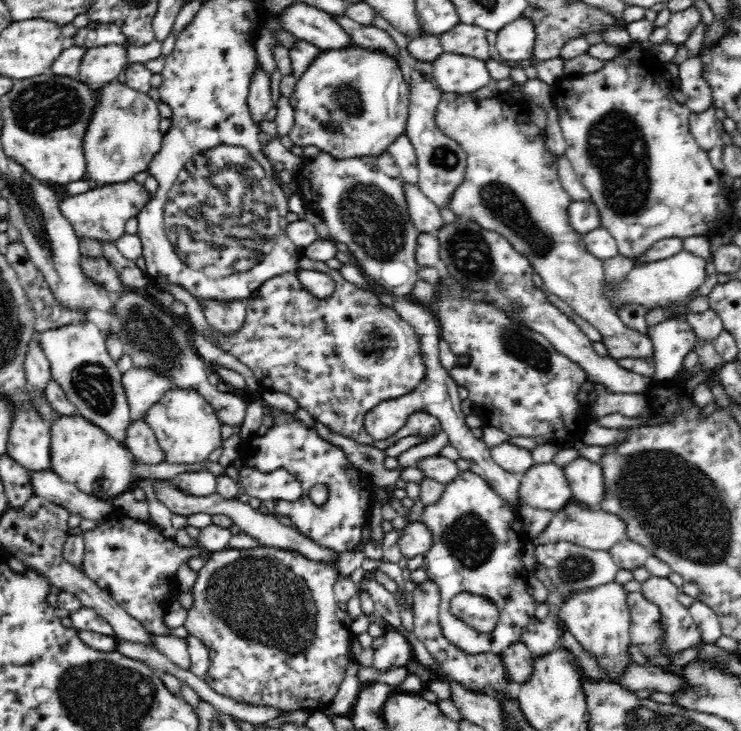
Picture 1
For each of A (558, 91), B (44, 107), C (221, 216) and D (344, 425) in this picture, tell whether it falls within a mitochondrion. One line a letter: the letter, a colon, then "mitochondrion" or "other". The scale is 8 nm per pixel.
A: other
B: mitochondrion
C: mitochondrion
D: other

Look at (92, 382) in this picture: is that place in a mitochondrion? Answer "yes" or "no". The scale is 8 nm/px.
yes

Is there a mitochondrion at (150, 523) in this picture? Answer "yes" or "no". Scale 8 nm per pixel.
no

